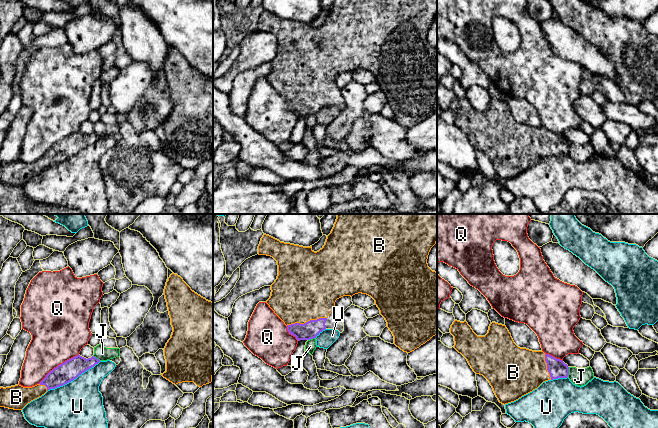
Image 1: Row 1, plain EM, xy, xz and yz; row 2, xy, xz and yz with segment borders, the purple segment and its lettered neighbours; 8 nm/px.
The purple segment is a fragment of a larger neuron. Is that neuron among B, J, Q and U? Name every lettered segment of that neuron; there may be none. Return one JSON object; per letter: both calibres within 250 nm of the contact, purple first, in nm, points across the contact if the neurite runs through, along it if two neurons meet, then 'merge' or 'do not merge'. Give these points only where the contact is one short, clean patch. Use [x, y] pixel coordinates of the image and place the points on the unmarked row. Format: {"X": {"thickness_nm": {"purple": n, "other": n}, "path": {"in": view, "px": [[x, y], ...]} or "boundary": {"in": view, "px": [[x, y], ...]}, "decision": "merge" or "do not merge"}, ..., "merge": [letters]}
{"B": {"thickness_nm": {"purple": 140, "other": 480}, "decision": "merge"}, "J": {"thickness_nm": {"purple": 150, "other": 140}, "boundary": {"in": "yz", "px": [[569, 143], [567, 152]]}, "decision": "do not merge"}, "Q": {"thickness_nm": {"purple": 160, "other": 440}, "boundary": {"in": "xy", "px": [[78, 130], [58, 140], [38, 159]]}, "decision": "do not merge"}, "U": {"thickness_nm": {"purple": 160, "other": 400}, "decision": "do not merge"}, "merge": ["B"]}

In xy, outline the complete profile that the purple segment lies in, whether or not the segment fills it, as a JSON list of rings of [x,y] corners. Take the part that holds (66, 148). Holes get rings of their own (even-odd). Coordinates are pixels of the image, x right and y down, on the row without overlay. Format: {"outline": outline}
{"outline": [[[77,131],[58,141],[35,162],[23,163],[18,160],[6,164],[0,163],[0,183],[22,186],[28,179],[41,173],[48,166],[73,157],[99,138],[100,136],[94,132],[86,135]]]}

